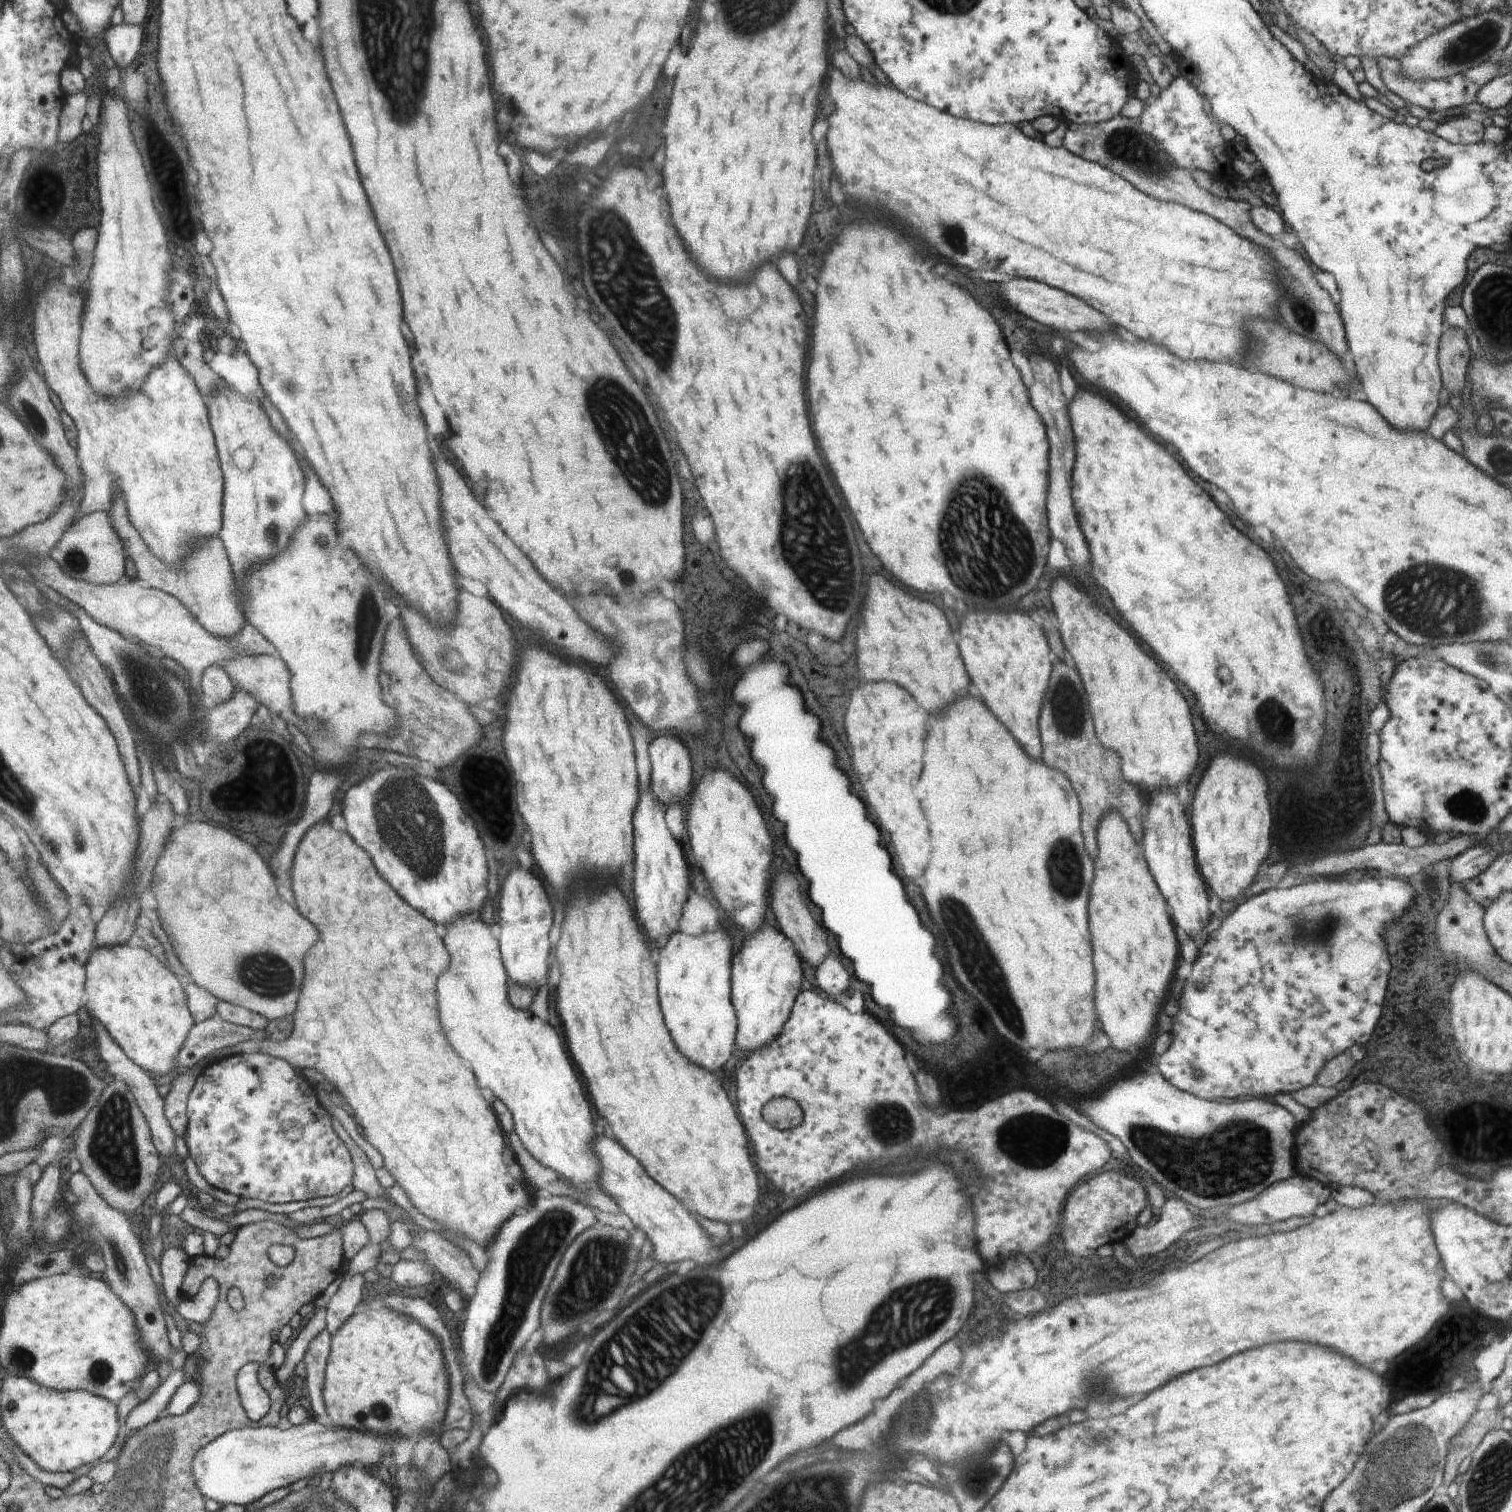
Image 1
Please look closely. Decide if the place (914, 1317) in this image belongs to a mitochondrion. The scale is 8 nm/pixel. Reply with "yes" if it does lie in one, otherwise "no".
yes

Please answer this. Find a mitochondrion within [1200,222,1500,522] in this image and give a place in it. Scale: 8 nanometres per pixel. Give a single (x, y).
(1301, 310)

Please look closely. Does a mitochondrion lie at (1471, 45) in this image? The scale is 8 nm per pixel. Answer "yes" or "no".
yes

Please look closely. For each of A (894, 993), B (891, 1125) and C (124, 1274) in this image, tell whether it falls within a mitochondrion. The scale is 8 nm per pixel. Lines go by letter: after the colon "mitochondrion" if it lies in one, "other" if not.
A: other
B: mitochondrion
C: mitochondrion

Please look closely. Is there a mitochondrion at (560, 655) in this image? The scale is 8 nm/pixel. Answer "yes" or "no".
no

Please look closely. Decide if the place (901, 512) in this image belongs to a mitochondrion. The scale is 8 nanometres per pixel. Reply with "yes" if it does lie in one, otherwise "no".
no

